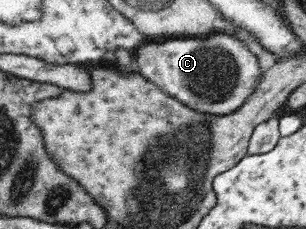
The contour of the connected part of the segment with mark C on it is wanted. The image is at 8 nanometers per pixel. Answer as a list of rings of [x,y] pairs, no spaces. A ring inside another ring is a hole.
[[[223,31],[208,37],[174,37],[161,43],[144,43],[134,51],[136,64],[138,64],[138,74],[188,108],[206,114],[216,116],[232,114],[234,110],[238,110],[246,102],[246,98],[256,90],[257,84],[260,84],[260,80],[262,80],[263,72],[256,55],[238,38]]]

